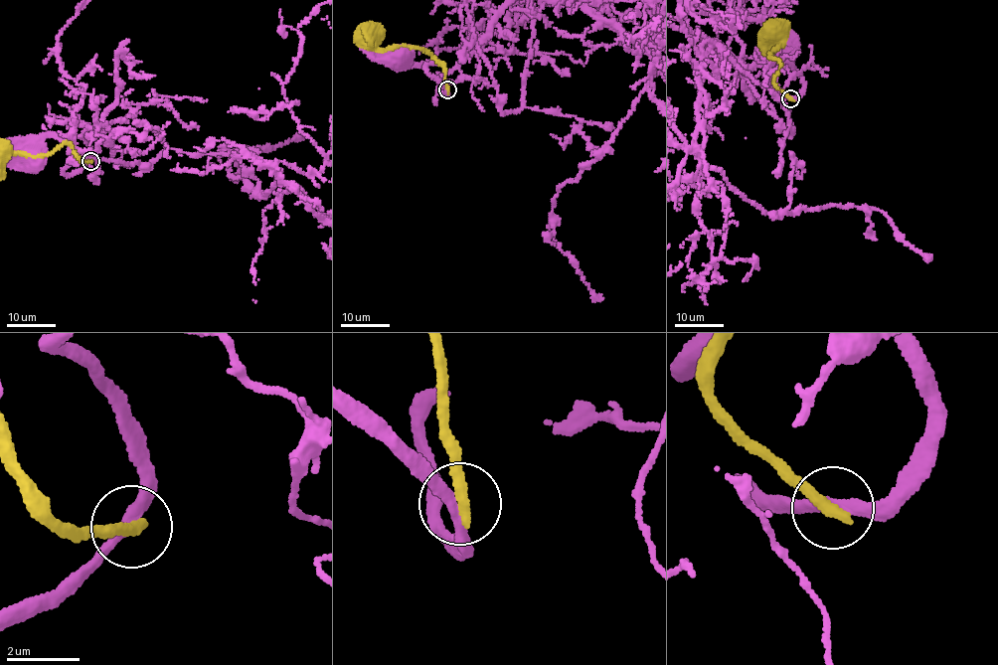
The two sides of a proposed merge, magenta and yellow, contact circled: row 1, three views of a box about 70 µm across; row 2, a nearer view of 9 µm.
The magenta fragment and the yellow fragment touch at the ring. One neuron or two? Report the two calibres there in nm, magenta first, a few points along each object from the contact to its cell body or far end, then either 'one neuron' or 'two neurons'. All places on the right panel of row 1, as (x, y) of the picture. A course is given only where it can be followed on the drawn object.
280/360 nm | magenta via (790, 97), (774, 90), (771, 80), (785, 59), (795, 53), (778, 54) | yellow via (790, 97), (774, 82), (778, 63), (769, 56), (783, 41), (774, 31) | two neurons

